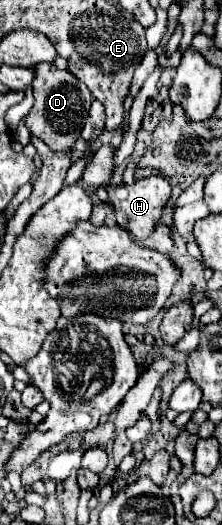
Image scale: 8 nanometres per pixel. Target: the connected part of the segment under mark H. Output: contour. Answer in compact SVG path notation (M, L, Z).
M149 176L149 178L139 178L135 184L127 186L105 186L109 200L113 202L113 210L117 216L117 226L125 228L127 232L131 232L135 238L147 238L153 230L153 226L159 222L163 208L169 202L171 196L171 186L165 178L161 176Z

